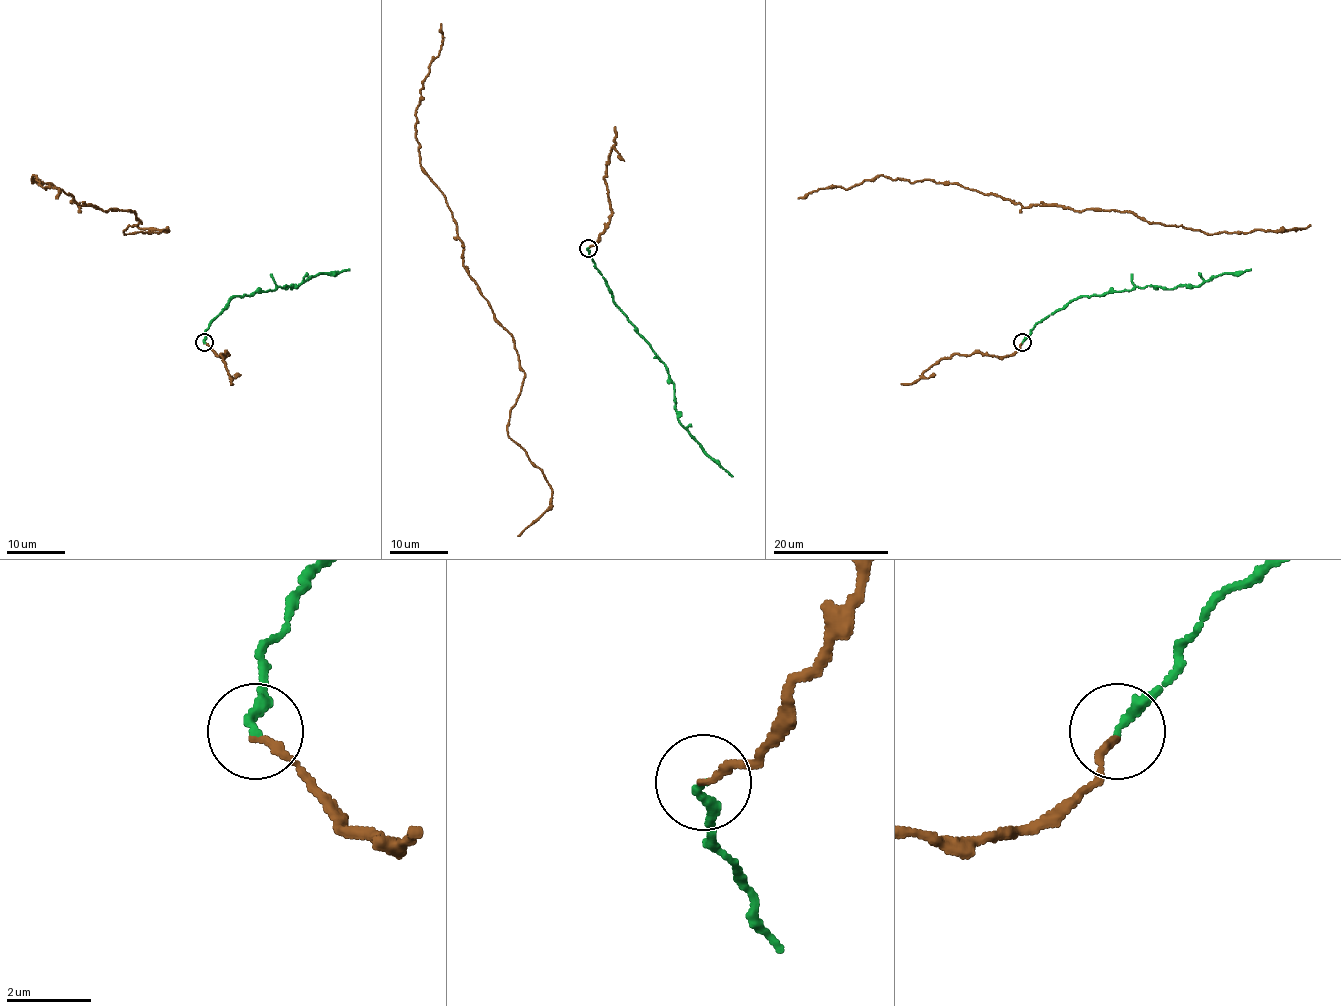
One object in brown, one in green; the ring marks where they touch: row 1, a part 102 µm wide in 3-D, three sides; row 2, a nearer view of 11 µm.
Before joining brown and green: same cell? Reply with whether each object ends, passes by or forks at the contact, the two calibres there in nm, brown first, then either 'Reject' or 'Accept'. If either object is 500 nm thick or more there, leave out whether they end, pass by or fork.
At the ring brown ends. At the ring green ends. Thickness 180 nm (brown) against 220 nm. Accept

